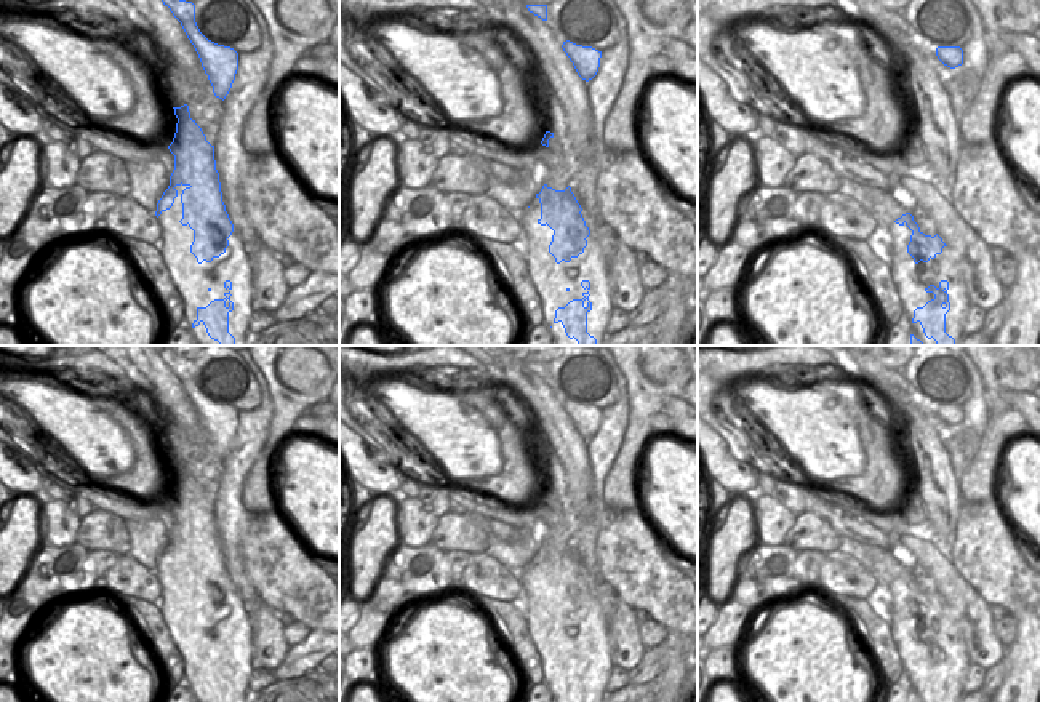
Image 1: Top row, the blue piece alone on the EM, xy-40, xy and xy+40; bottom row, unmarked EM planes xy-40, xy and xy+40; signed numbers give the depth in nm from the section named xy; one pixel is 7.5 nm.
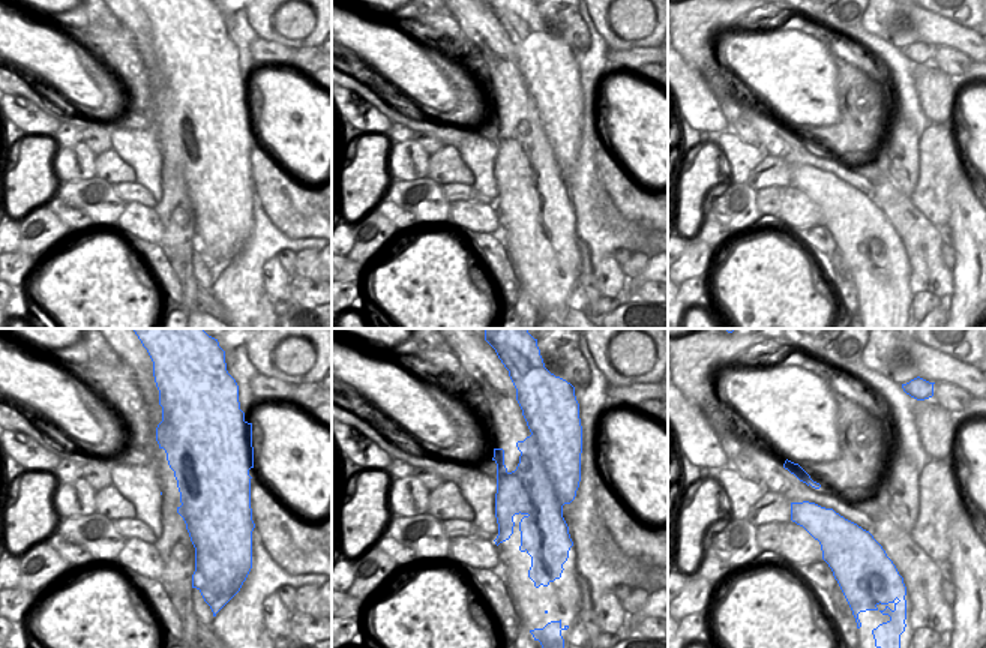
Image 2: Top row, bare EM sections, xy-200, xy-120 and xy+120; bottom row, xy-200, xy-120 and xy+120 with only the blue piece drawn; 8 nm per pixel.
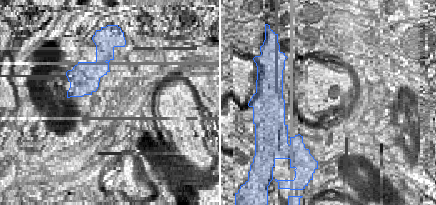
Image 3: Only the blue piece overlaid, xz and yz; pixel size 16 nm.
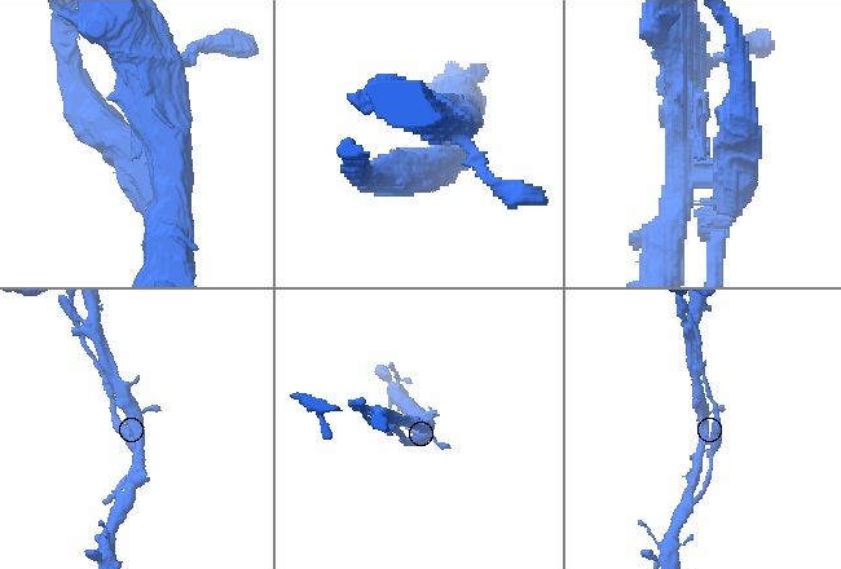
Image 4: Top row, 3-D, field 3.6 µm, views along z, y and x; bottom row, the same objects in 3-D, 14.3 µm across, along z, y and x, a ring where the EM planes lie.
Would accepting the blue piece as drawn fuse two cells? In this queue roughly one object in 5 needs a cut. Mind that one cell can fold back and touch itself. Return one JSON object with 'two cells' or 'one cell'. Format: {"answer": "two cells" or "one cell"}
{"answer": "two cells"}

